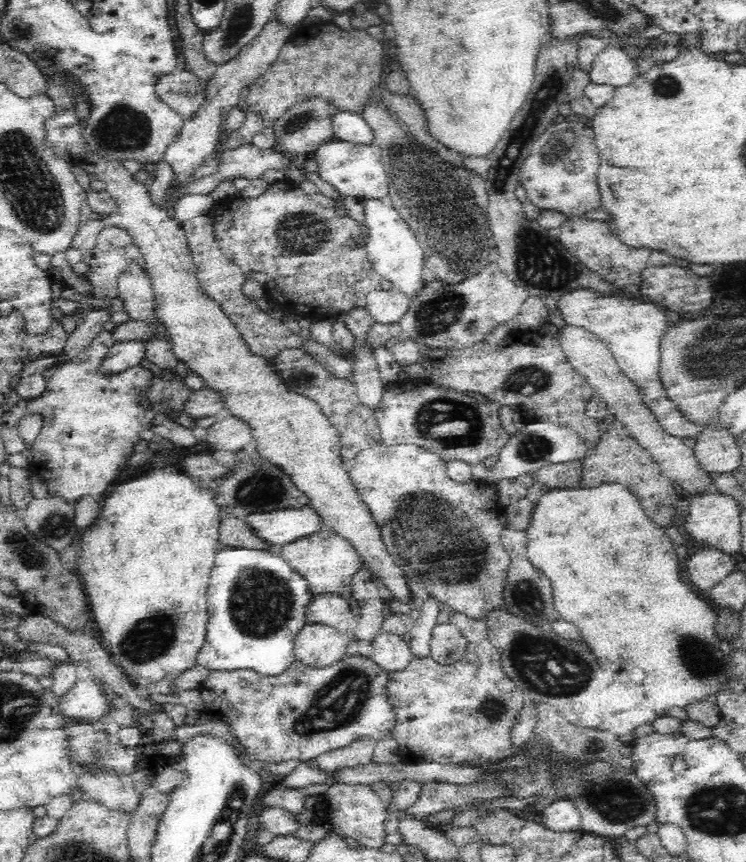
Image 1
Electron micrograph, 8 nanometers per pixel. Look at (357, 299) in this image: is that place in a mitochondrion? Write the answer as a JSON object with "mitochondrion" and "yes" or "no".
{"mitochondrion":"no"}

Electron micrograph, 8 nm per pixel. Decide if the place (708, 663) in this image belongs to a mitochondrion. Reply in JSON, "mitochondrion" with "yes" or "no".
{"mitochondrion":"yes"}

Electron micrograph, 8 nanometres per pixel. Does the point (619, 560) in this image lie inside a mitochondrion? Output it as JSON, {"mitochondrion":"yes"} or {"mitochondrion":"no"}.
{"mitochondrion":"no"}

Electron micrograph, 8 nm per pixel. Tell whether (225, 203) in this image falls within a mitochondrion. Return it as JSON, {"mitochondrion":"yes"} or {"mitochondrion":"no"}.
{"mitochondrion":"no"}

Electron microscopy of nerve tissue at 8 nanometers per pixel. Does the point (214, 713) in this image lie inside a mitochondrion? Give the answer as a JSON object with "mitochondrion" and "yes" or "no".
{"mitochondrion":"no"}

